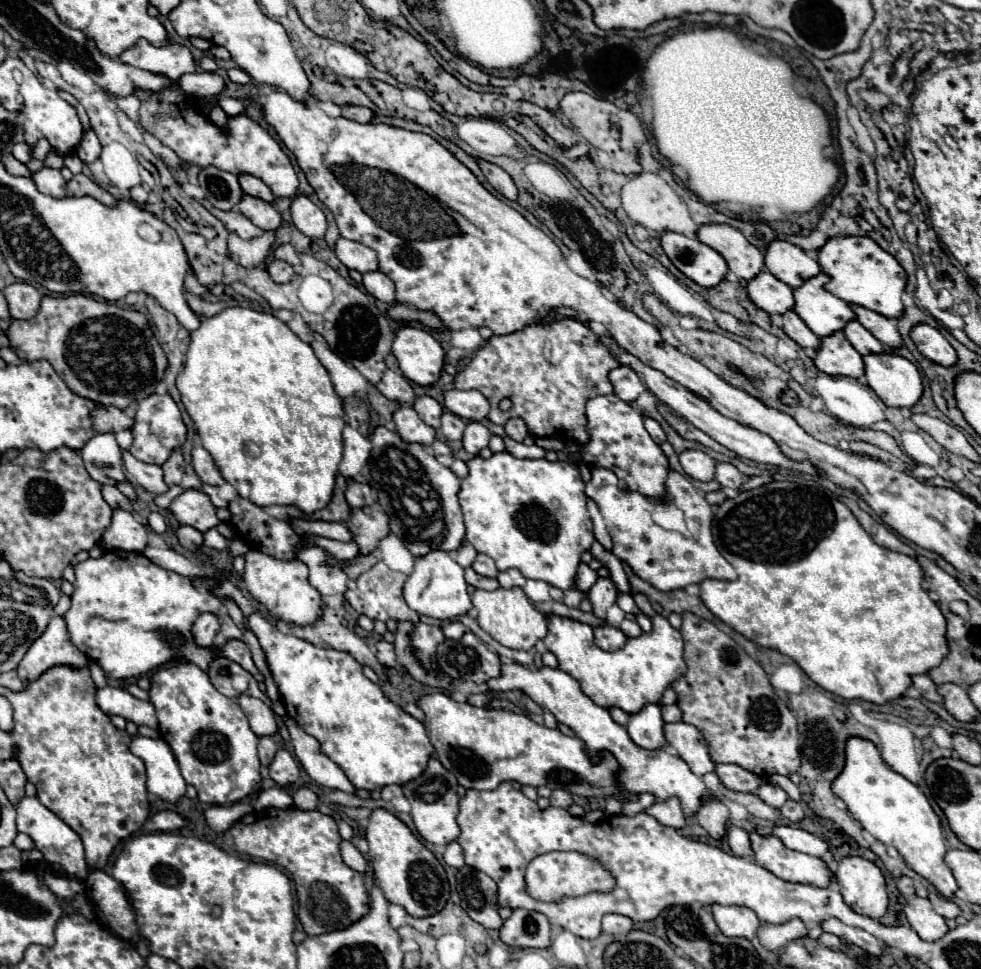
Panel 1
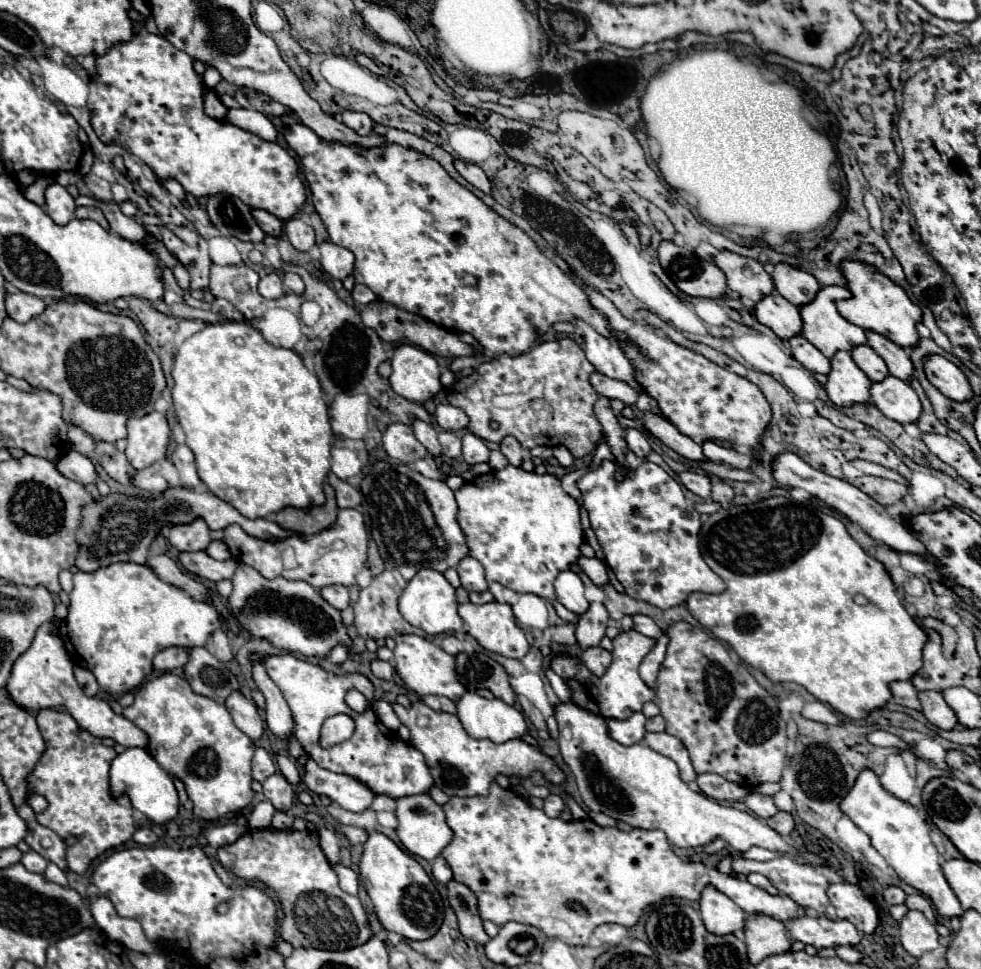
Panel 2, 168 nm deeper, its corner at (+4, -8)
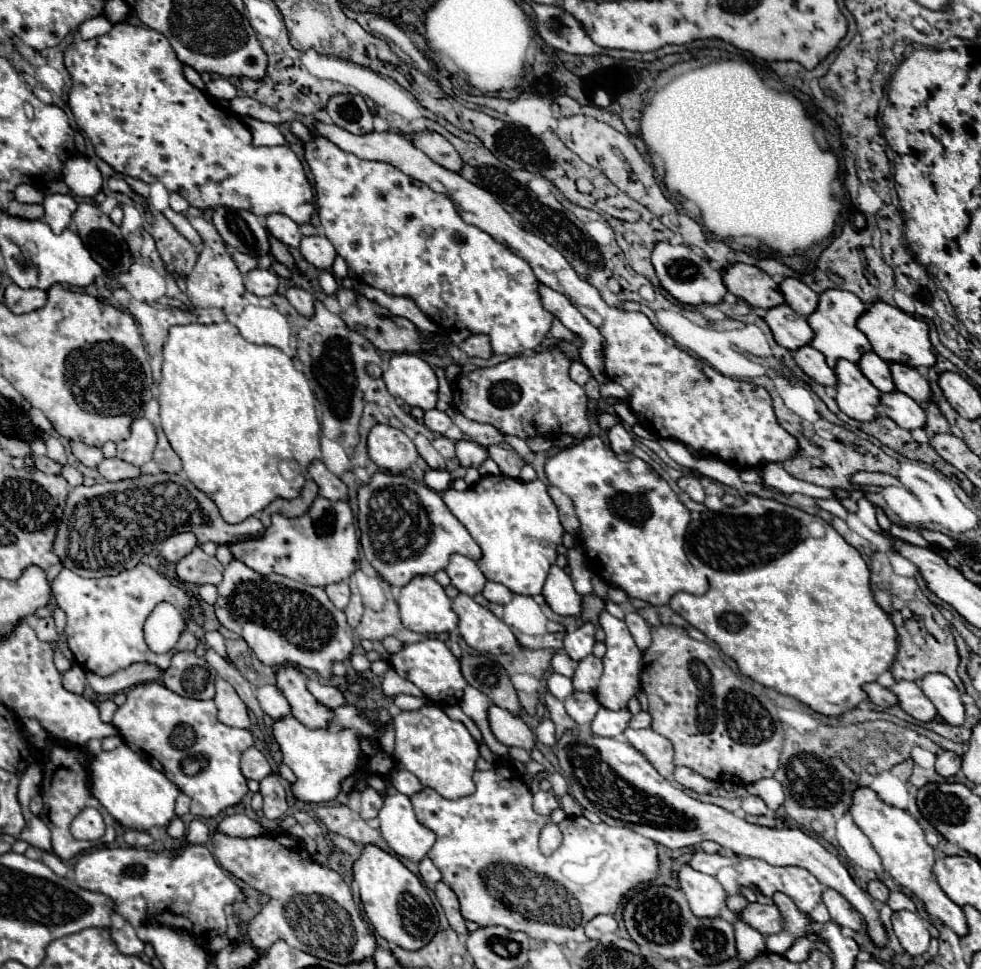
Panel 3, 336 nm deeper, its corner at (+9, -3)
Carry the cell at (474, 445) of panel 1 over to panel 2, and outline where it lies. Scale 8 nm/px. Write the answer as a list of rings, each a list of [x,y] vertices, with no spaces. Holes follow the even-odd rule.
[[[466,432],[464,438],[462,438],[462,452],[464,452],[462,454],[464,460],[470,466],[474,466],[478,462],[488,462],[488,456],[490,456],[490,450],[486,448],[484,440],[480,440],[478,436],[474,436],[470,432]]]

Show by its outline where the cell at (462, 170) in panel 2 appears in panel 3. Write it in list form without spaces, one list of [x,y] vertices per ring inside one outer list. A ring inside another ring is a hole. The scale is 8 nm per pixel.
[[[425,131],[425,133],[415,133],[409,137],[413,141],[415,147],[419,147],[421,151],[425,151],[435,163],[439,163],[441,167],[449,169],[449,171],[455,171],[459,173],[463,169],[463,159],[461,155],[453,149],[453,145],[441,137],[439,133],[431,133],[431,131]]]

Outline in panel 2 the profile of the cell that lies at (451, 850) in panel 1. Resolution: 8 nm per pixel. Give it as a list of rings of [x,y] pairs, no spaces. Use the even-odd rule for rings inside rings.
[[[438,856],[432,864],[432,876],[436,878],[438,884],[448,884],[452,880],[452,870],[448,868],[446,860],[442,856]]]

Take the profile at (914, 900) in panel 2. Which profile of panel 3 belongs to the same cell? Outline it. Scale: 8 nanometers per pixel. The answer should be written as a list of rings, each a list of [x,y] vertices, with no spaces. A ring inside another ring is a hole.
[[[891,891],[889,899],[887,899],[887,905],[889,905],[893,911],[901,911],[901,909],[917,911],[917,905],[913,903],[913,899],[911,899],[909,895],[905,895],[903,891]]]

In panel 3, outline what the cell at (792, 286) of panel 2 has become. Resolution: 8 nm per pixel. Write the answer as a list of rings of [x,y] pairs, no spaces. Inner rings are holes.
[[[785,277],[779,283],[779,289],[785,297],[785,303],[789,307],[793,307],[799,315],[809,315],[815,311],[819,295],[815,291],[811,291],[811,287],[807,287],[803,281],[795,279],[795,277]]]

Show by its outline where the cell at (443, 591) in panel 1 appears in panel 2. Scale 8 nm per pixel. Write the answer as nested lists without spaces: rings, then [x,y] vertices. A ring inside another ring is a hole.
[[[420,570],[404,588],[402,596],[400,596],[400,614],[404,616],[404,620],[408,620],[412,626],[422,628],[426,634],[454,634],[458,630],[462,630],[464,622],[458,616],[458,602],[456,602],[456,594],[454,588],[448,584],[448,580],[444,578],[444,574],[436,572],[436,570]]]

